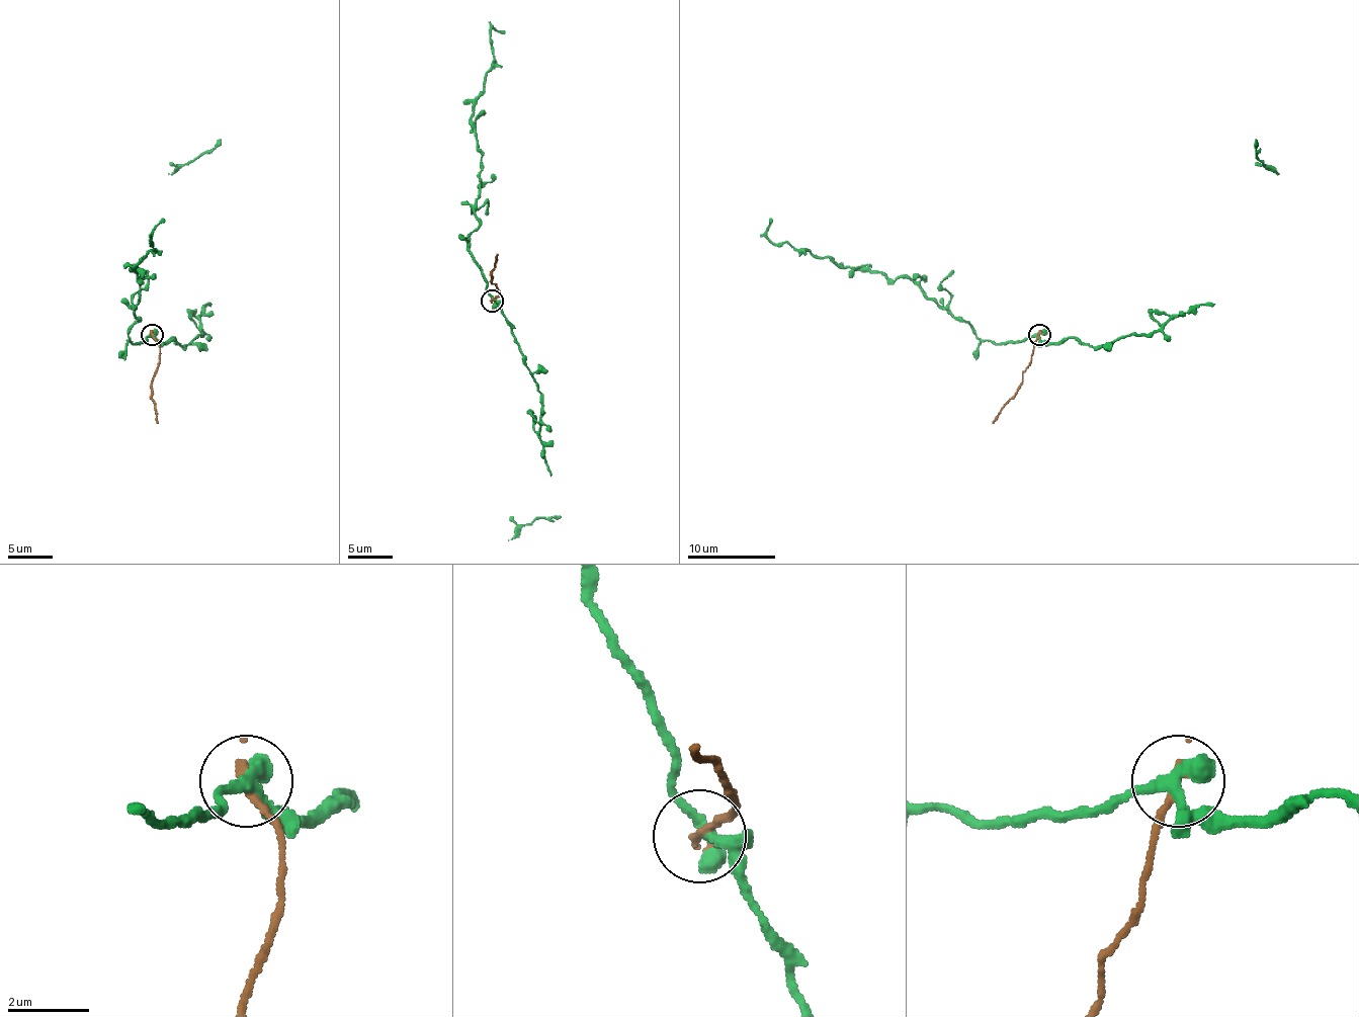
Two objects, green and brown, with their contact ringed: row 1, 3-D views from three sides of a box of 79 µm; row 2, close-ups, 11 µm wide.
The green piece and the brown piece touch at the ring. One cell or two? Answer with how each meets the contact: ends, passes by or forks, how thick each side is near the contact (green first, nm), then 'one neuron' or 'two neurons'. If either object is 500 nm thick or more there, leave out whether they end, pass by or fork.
green passes by | brown ends | 360/240 nm | one neuron

